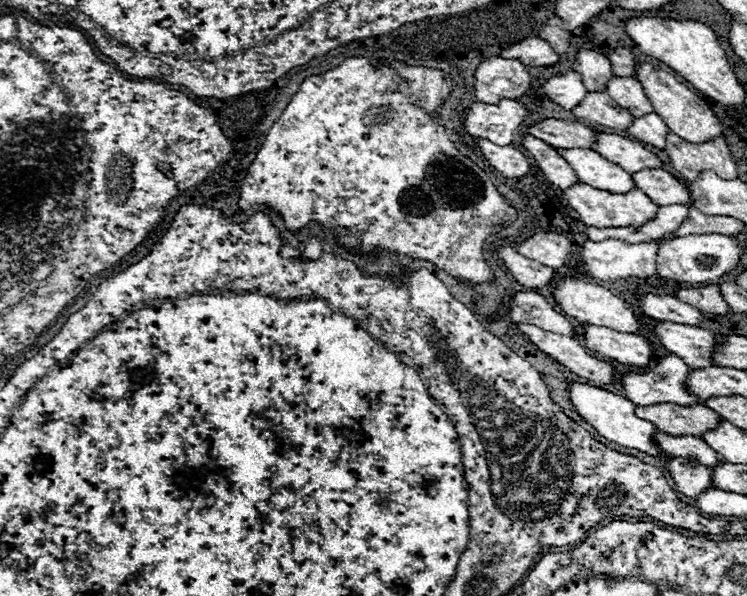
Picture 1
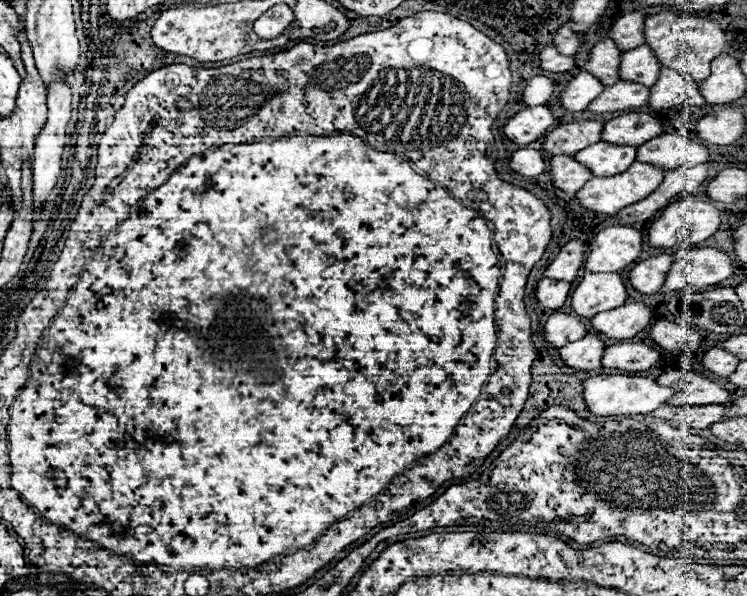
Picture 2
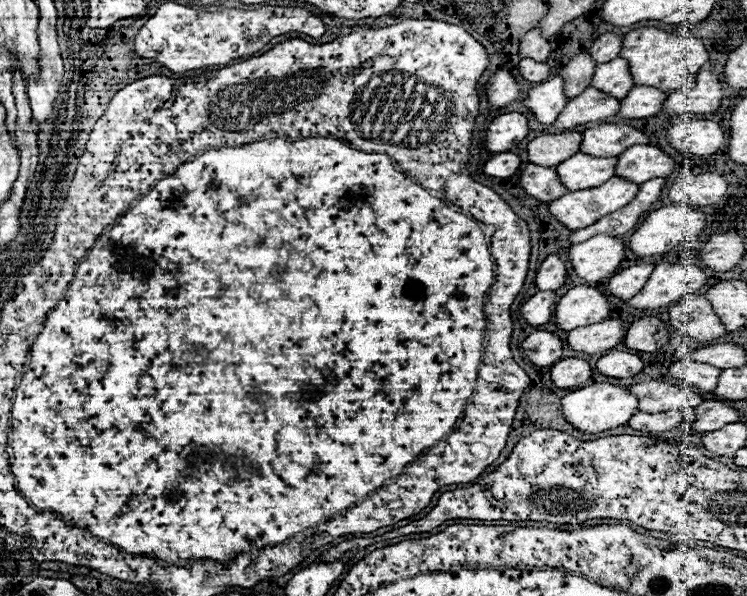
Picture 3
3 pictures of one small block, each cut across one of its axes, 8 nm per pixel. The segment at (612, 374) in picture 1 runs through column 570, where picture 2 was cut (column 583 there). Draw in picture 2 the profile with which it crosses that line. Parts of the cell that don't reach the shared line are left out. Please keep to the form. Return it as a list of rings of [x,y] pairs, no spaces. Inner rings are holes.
[[[588,334],[560,348],[560,358],[564,366],[574,368],[576,372],[590,372],[602,366],[600,362],[602,352],[604,352],[604,342],[596,334]]]

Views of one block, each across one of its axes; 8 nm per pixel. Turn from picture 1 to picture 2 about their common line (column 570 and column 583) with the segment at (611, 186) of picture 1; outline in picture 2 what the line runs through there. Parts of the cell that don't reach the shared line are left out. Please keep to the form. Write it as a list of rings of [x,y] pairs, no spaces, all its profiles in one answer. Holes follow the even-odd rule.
[[[596,142],[574,154],[582,166],[586,166],[592,176],[612,176],[624,172],[636,160],[634,146],[616,146],[606,142]]]

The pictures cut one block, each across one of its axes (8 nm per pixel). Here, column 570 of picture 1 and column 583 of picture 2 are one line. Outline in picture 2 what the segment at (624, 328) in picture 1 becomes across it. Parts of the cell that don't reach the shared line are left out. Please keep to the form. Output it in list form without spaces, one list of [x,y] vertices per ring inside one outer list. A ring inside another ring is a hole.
[[[600,272],[584,274],[582,282],[572,292],[572,310],[578,316],[592,318],[598,312],[614,310],[626,302],[626,288],[620,274]]]

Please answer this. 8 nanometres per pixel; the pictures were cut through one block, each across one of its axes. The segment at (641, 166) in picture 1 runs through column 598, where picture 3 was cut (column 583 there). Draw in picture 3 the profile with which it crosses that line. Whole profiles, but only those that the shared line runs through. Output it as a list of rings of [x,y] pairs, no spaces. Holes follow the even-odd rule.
[[[600,124],[582,134],[580,152],[588,156],[610,158],[610,156],[620,156],[620,152],[624,152],[634,144],[648,144],[646,134],[632,126]]]

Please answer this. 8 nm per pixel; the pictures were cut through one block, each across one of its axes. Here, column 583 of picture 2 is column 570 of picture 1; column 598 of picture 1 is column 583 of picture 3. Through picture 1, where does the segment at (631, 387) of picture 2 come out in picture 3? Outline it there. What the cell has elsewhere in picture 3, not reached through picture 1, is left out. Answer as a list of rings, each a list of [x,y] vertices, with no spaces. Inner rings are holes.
[[[602,382],[602,384],[592,384],[588,388],[580,388],[576,392],[566,394],[560,400],[560,404],[562,404],[562,416],[568,424],[572,424],[576,430],[580,430],[584,434],[596,434],[596,432],[612,430],[612,428],[626,424],[638,408],[638,398],[620,386]]]

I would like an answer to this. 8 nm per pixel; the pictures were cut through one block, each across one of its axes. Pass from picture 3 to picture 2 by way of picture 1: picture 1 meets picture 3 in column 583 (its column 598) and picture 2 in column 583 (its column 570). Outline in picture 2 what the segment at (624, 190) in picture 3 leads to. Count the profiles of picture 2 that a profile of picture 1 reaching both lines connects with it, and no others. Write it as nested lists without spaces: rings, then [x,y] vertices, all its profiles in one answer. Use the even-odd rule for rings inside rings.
[[[636,162],[632,164],[626,172],[610,176],[610,178],[590,178],[578,192],[576,192],[576,200],[580,206],[596,212],[596,214],[608,214],[614,216],[616,212],[620,212],[622,208],[630,206],[632,202],[640,202],[642,198],[646,198],[652,190],[656,190],[660,186],[664,178],[664,172],[650,166],[650,164],[642,164]]]

